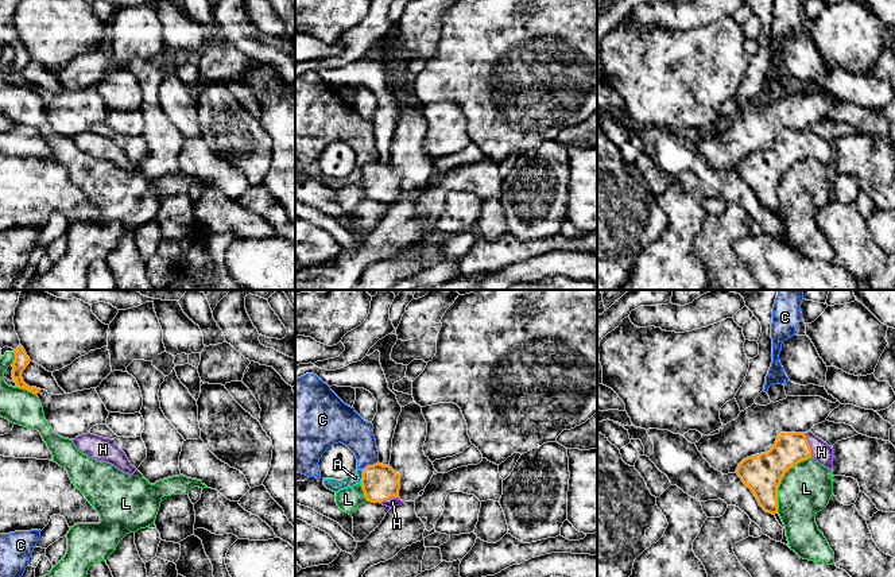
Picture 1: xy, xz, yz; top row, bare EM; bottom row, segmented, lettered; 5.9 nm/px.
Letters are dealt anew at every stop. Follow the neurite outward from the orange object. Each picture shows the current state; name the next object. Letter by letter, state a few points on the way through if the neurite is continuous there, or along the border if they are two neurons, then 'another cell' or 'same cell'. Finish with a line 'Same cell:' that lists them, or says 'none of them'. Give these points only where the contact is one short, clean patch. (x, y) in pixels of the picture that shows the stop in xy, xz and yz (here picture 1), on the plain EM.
A: another cell
C: another cell
H: across yz (789, 147), (809, 143), (821, 150) | same cell
L: another cell
Same cell: H

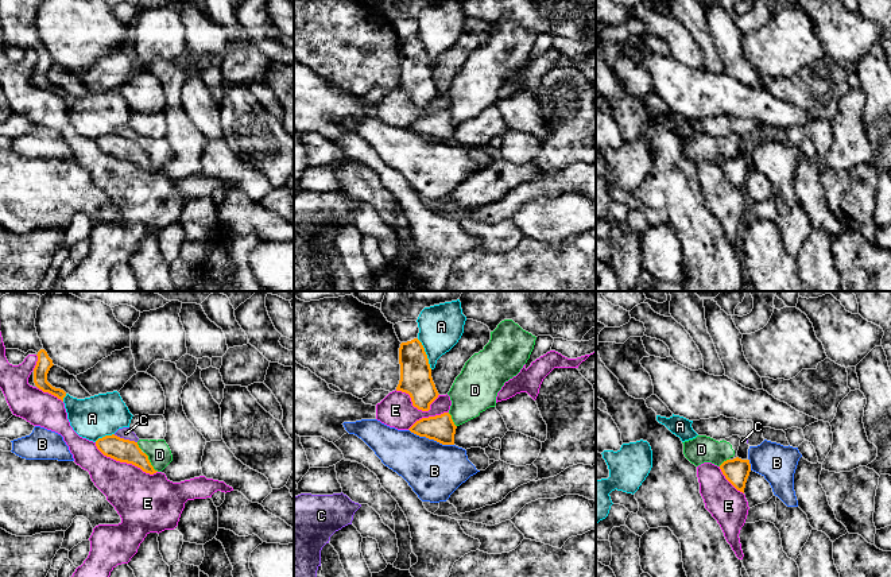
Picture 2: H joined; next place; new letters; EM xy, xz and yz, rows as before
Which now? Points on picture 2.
A: another cell
B: along xz (409, 127), (419, 134), (453, 143) | another cell
C: along xy (113, 132), (136, 140) | another cell
D: along xy (144, 150), (150, 162), (158, 169) | another cell
E: another cell
Same cell: none of them

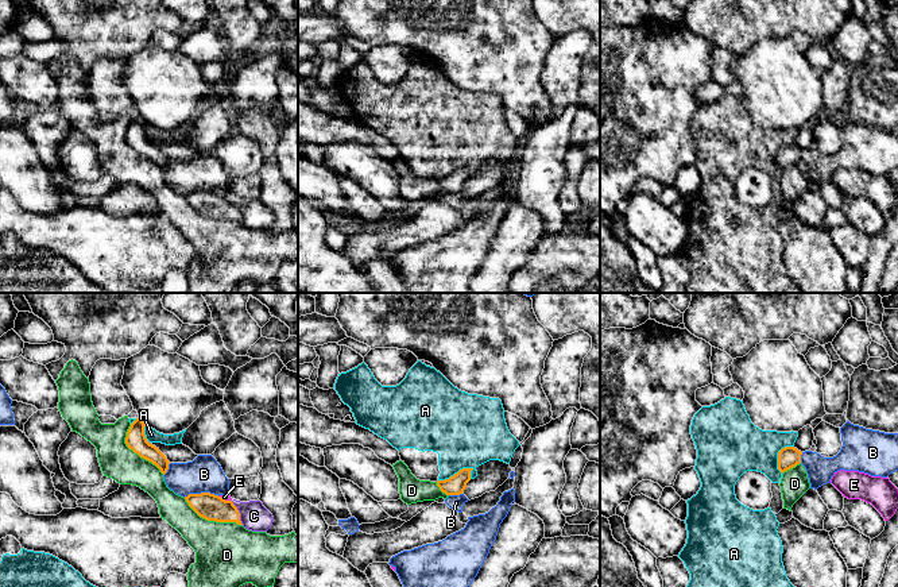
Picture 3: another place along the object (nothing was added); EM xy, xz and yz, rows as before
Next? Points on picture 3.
A: another cell
B: another cell
C: along xy (231, 199), (243, 221) | another cell
D: another cell
E: along xy (220, 193), (231, 199) | another cell
Same cell: none of them

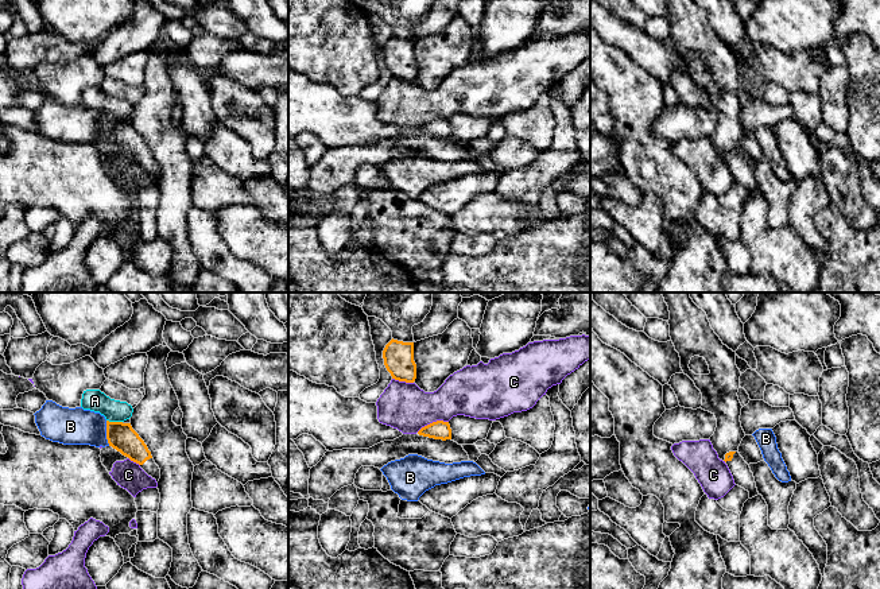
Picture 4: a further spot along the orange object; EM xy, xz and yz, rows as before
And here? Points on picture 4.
A: along xy (107, 117), (121, 120) | another cell
B: along xy (105, 119), (105, 136), (109, 143) | another cell
C: another cell
Same cell: none of them

